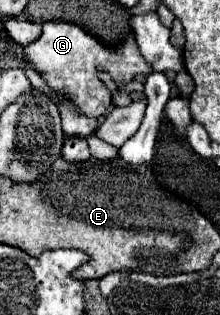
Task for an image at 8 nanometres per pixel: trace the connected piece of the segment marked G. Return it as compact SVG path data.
M44 22L40 38L26 46L24 54L32 68L42 74L50 88L54 88L64 100L70 100L78 112L96 118L106 116L112 106L112 94L100 82L98 70L106 70L120 88L124 88L124 84L128 84L134 76L152 72L144 56L138 52L134 34L126 38L124 46L120 46L118 50L110 50L100 44L94 36L86 34L80 26L68 22Z

